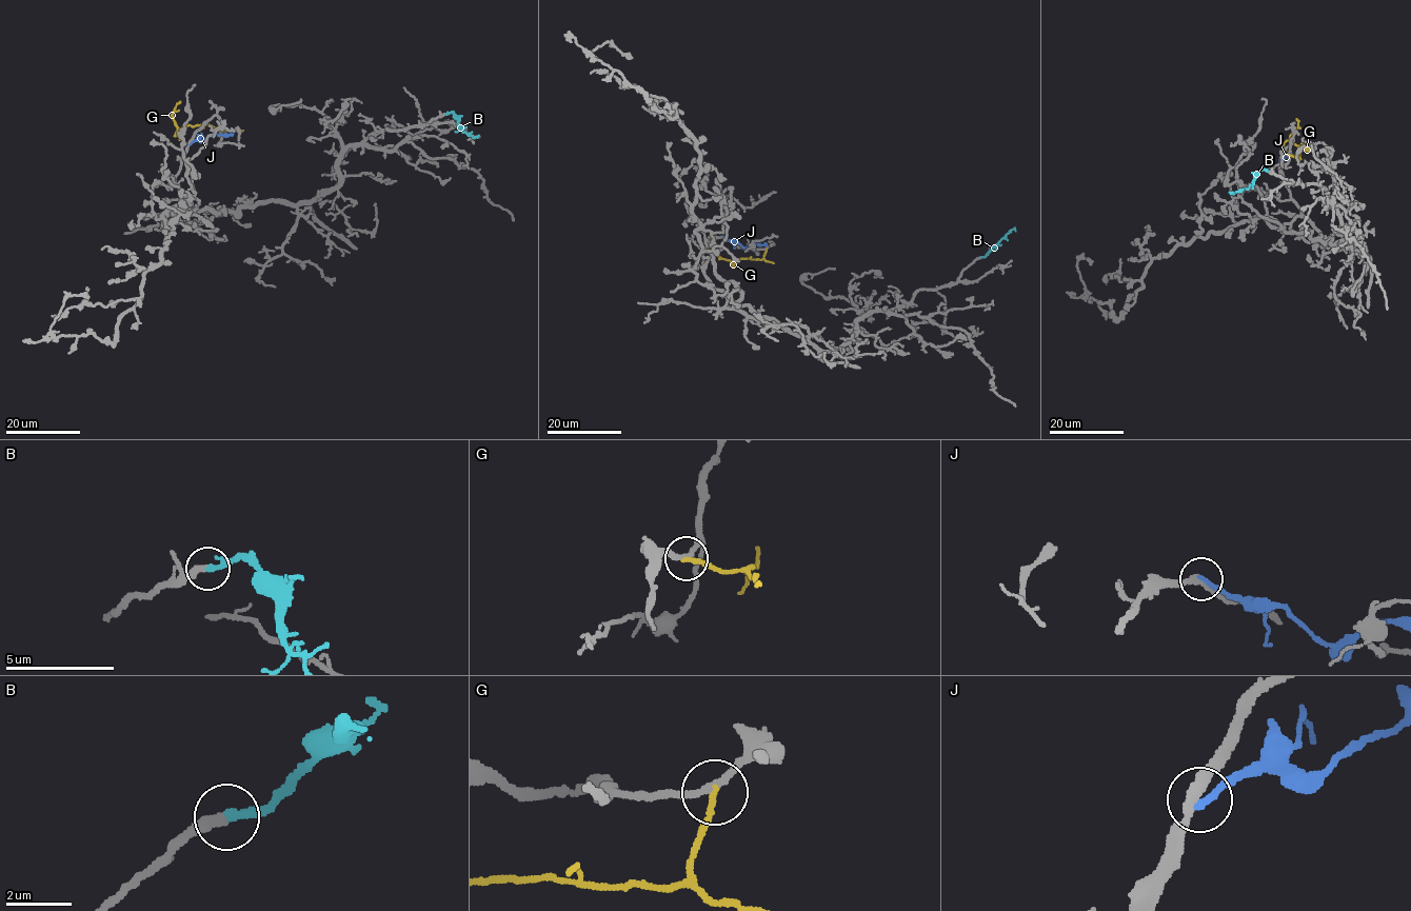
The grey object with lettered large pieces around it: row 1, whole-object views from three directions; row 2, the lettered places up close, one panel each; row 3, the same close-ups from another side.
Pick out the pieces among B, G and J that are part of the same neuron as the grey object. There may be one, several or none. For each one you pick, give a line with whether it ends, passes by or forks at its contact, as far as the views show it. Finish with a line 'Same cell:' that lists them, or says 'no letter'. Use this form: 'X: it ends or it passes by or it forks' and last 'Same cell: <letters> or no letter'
B: it ends
Same cell: B

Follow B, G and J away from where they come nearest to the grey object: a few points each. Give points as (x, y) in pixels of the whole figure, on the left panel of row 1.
B: (445, 114), (453, 112), (463, 132), (478, 135)
G: (233, 130), (220, 131), (209, 124), (181, 129), (176, 125), (175, 135), (180, 138)
J: (190, 143), (204, 141), (213, 134), (233, 133)

